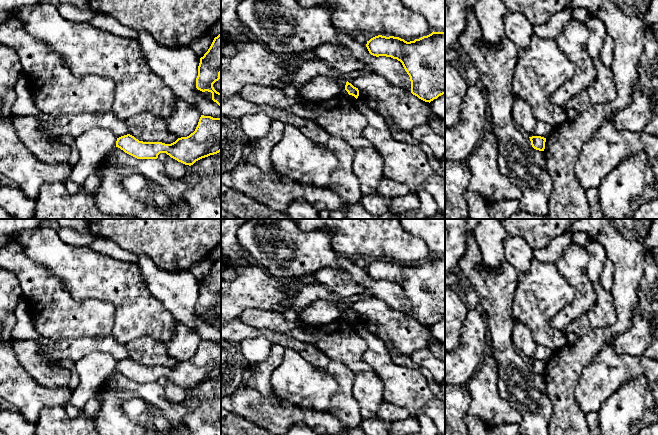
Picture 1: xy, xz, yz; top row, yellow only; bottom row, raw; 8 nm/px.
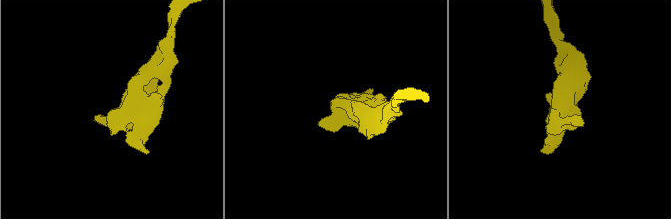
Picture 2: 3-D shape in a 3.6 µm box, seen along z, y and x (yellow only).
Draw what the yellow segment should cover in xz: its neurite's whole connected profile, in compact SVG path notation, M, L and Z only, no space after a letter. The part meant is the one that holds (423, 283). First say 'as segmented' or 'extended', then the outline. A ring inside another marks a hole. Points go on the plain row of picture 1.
as segmented; M432 256L407 266L394 260L378 259L367 265L373 280L400 285L410 301L411 317L425 326L445 318L445 256Z

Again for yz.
as segmented; M532 360L529 362L531 365L531 369L534 373L539 374L539 375L544 375L546 362L541 361L541 360Z

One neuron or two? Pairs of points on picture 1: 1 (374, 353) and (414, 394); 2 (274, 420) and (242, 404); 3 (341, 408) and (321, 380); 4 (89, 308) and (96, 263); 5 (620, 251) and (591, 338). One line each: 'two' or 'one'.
1: one
2: one
3: two
4: two
5: one

